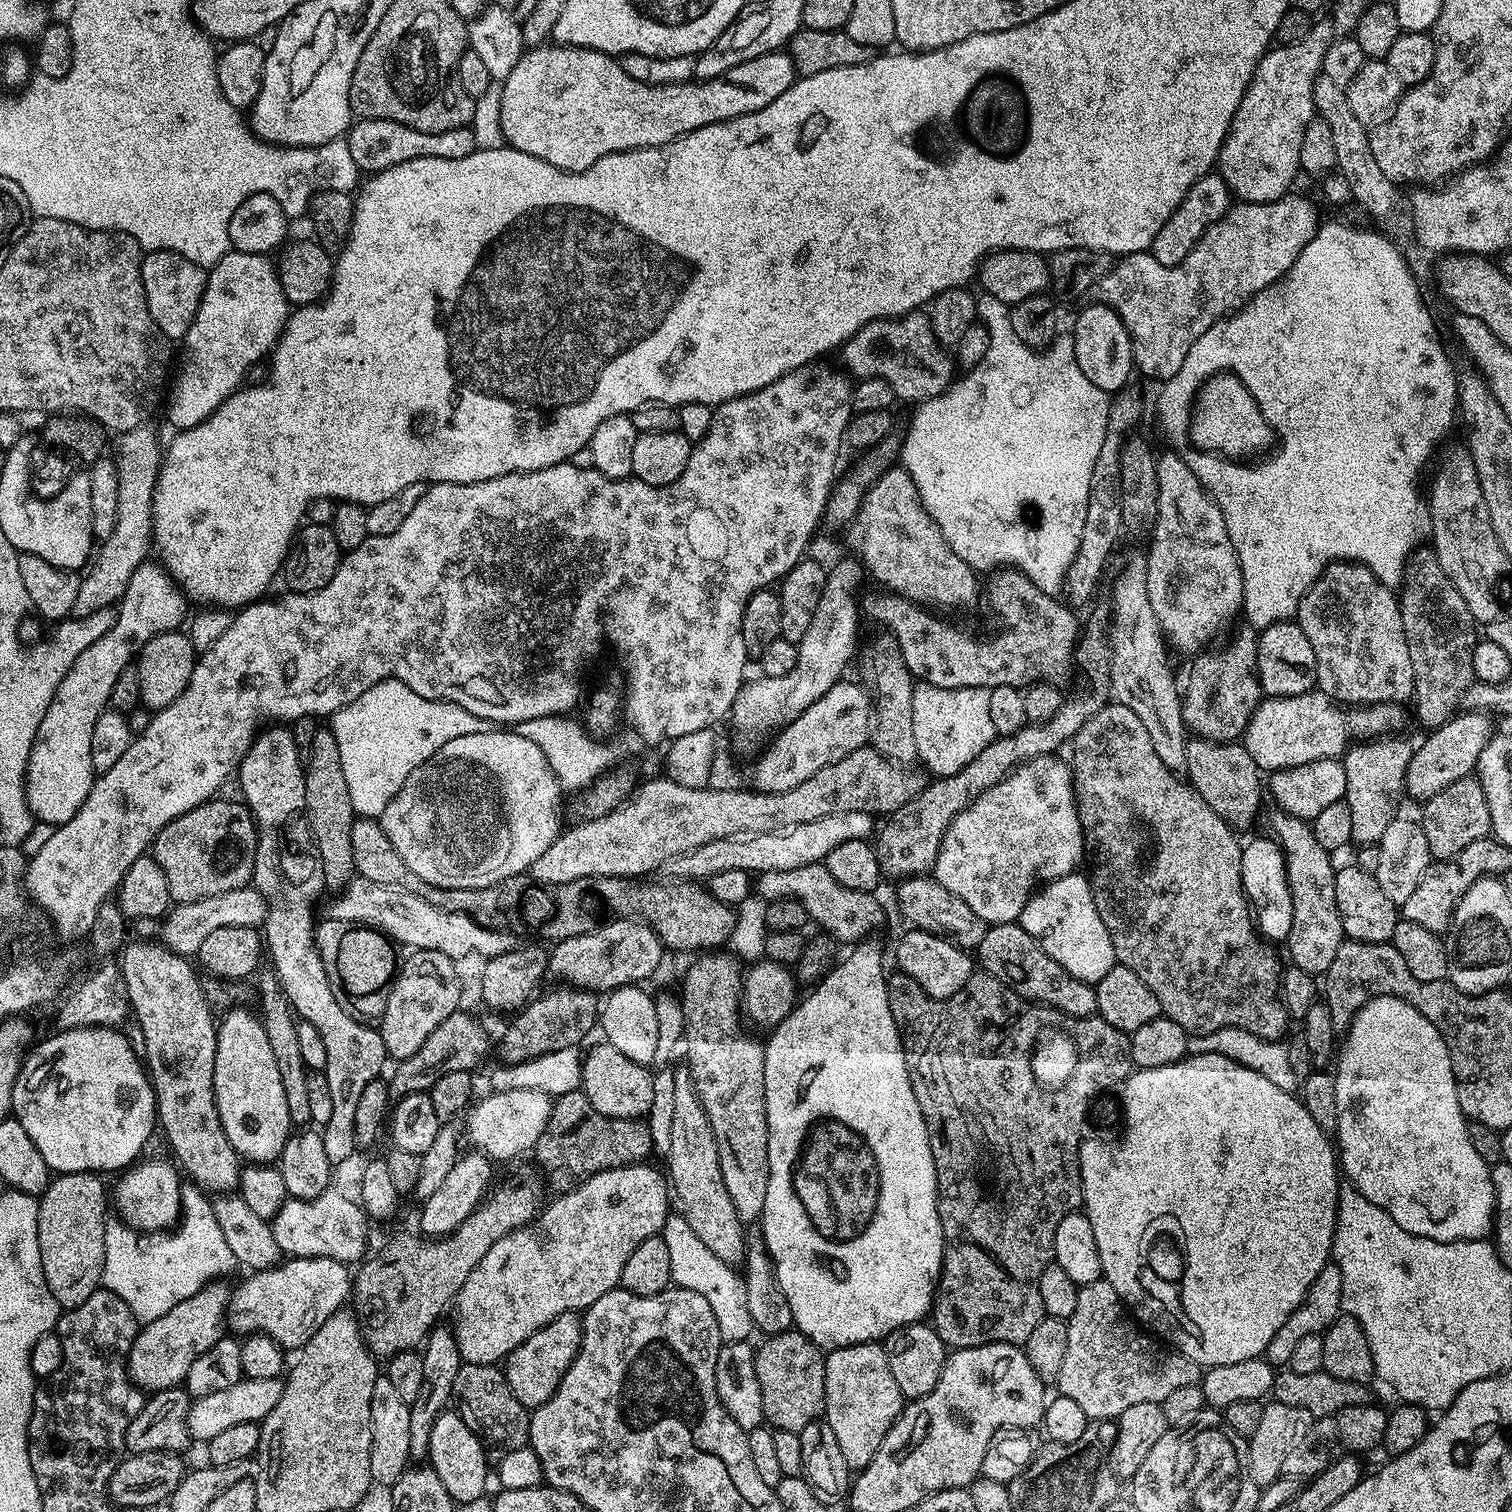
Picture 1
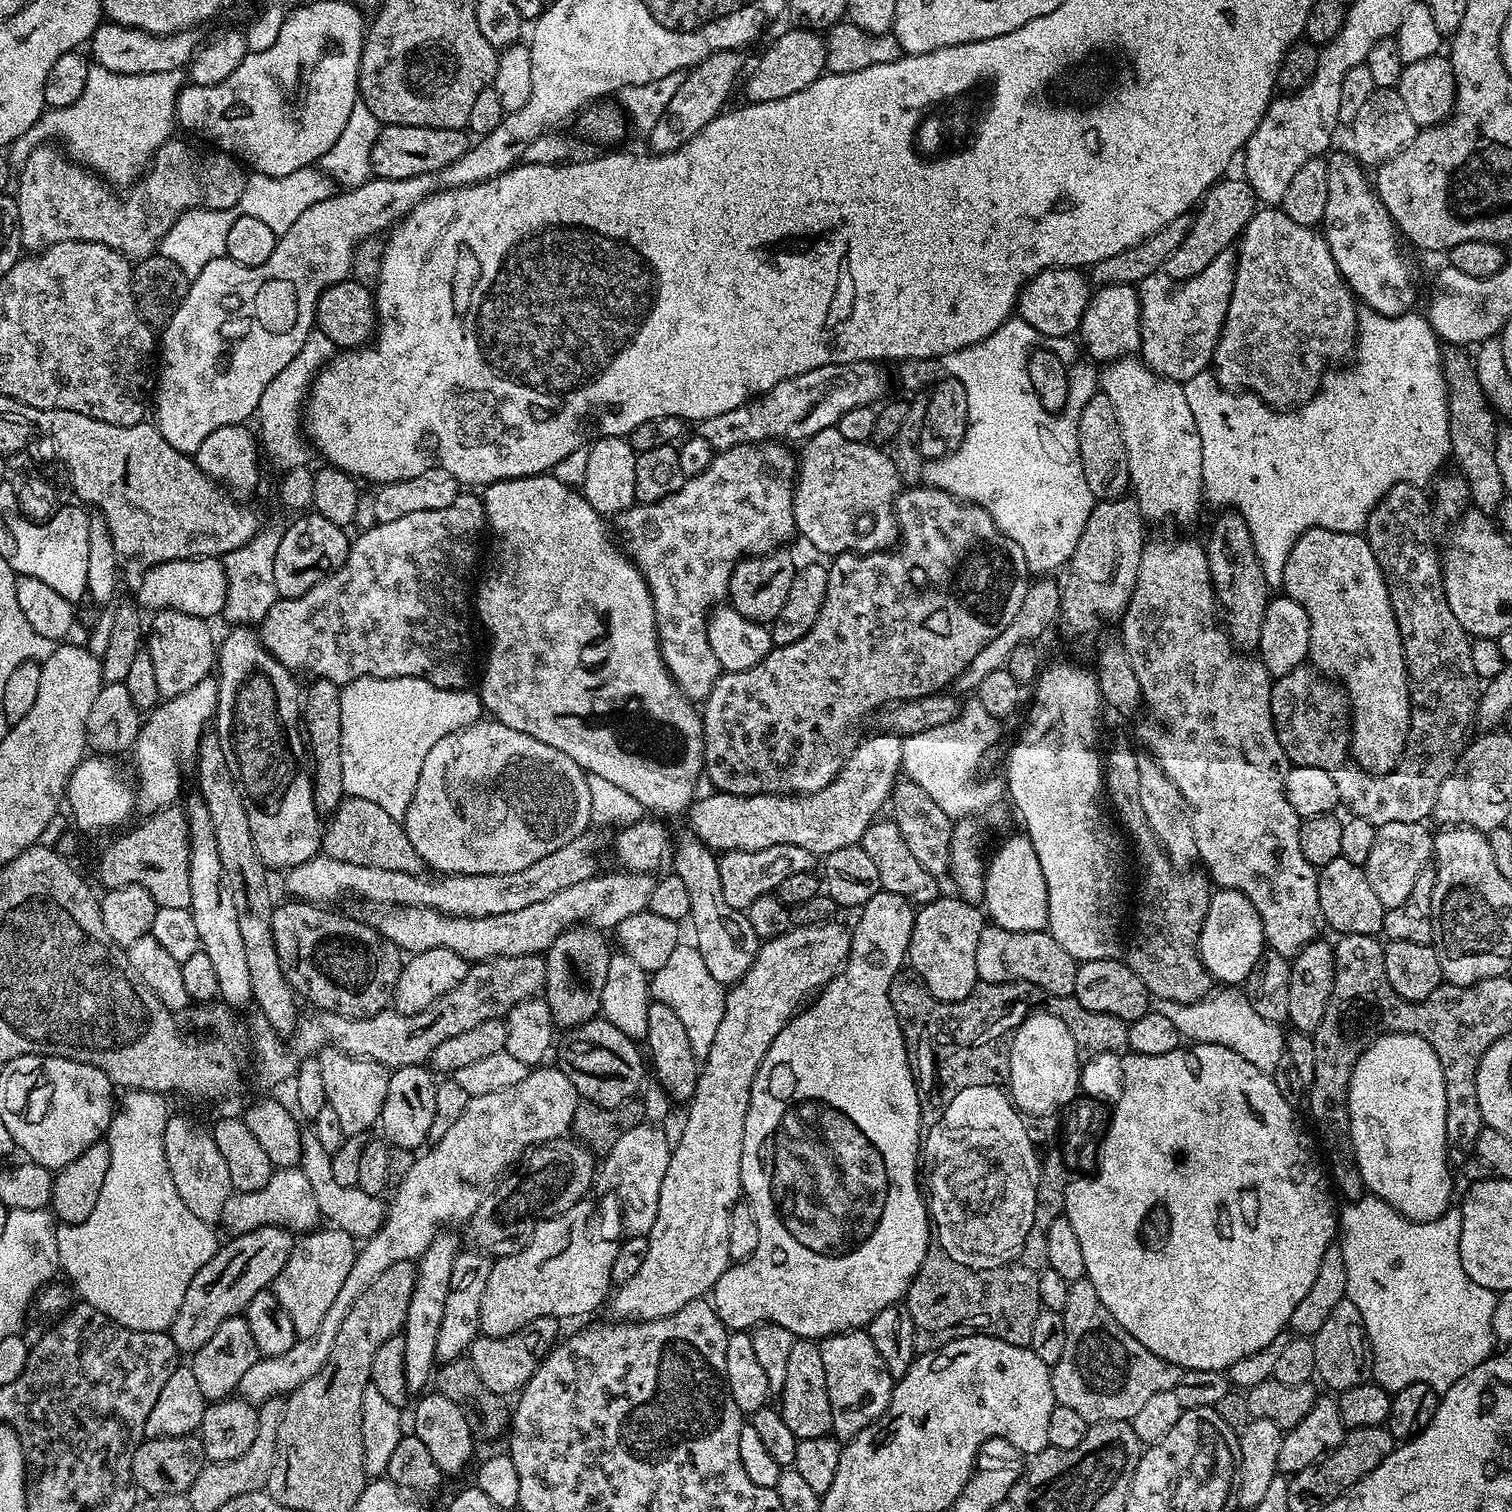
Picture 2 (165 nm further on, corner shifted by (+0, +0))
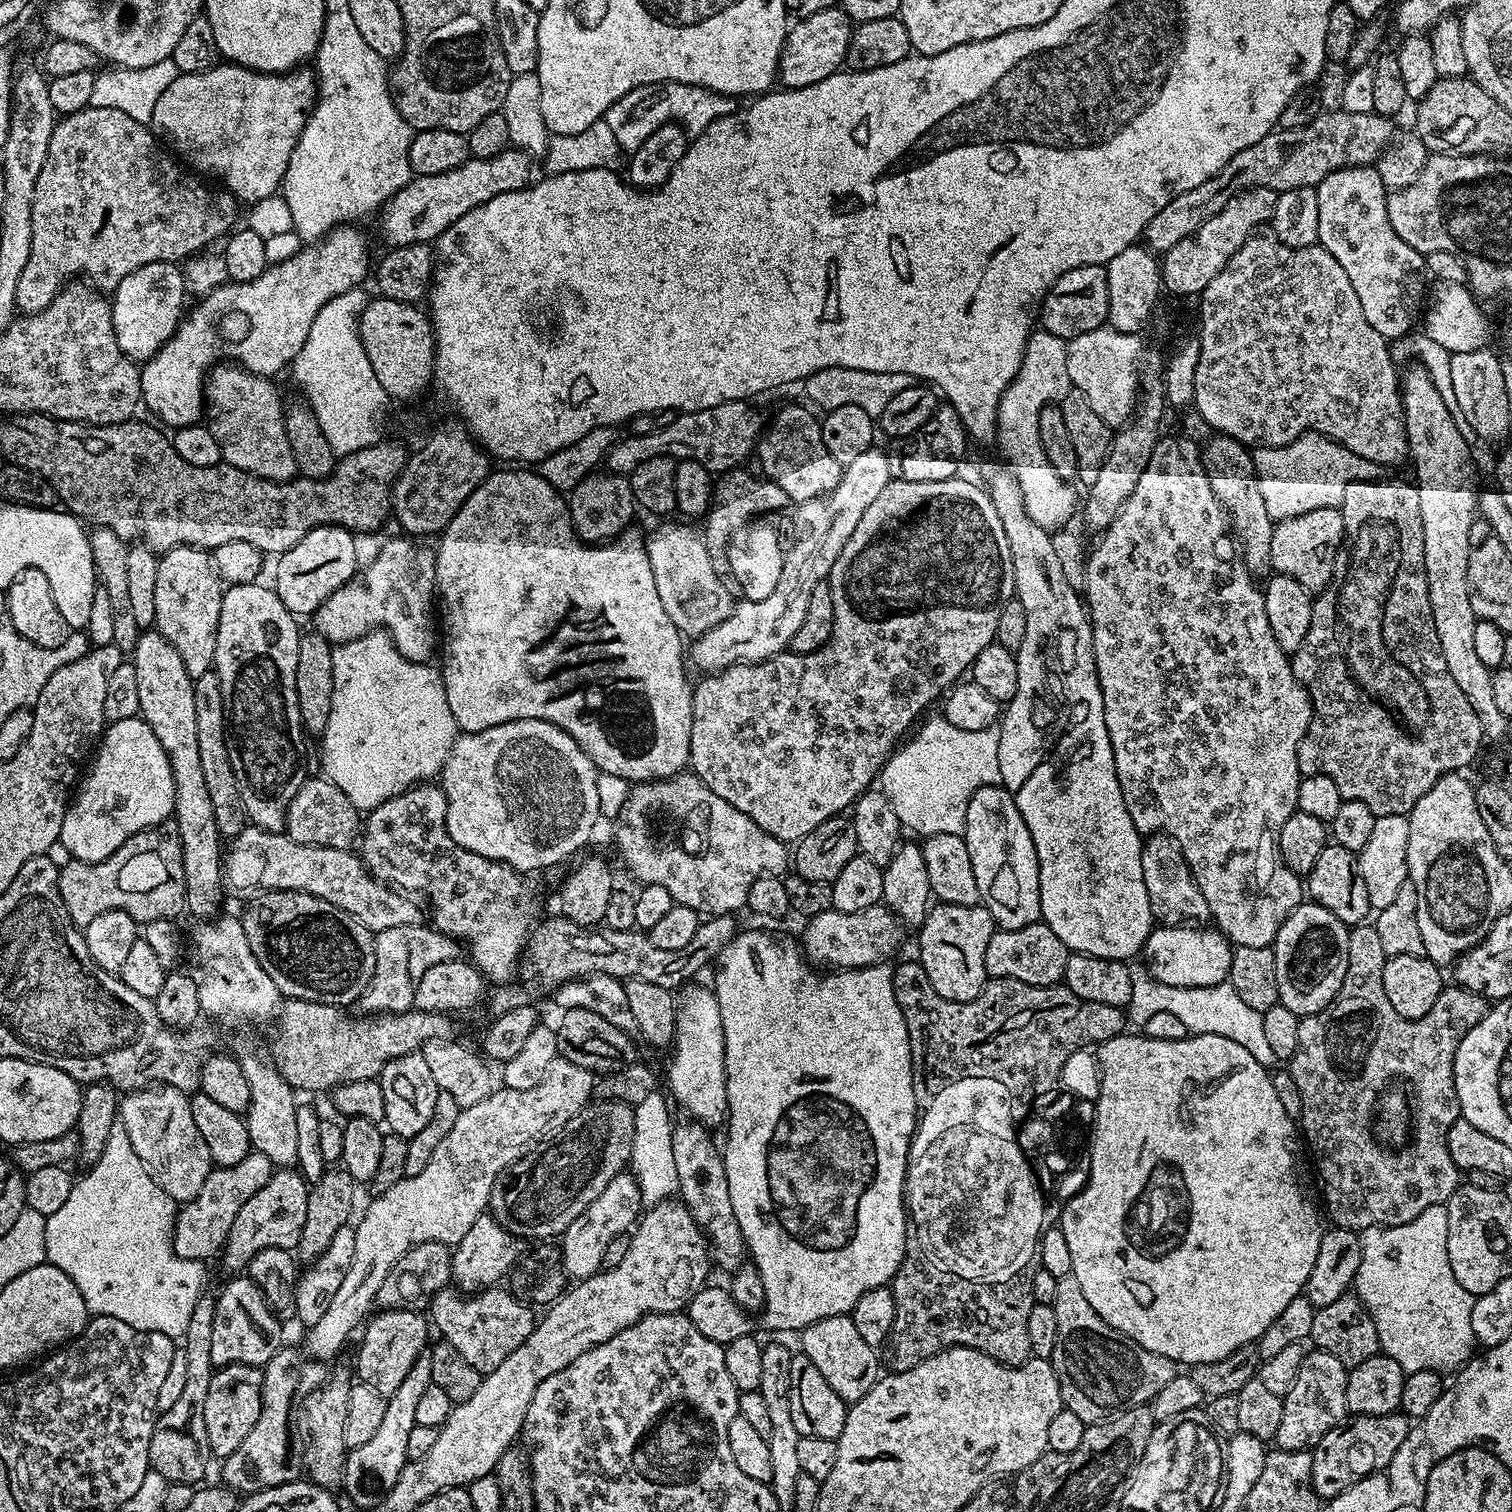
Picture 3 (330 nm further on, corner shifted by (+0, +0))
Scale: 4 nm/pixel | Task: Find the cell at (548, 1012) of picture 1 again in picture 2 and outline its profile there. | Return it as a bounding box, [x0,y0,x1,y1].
[542,926,613,1029]

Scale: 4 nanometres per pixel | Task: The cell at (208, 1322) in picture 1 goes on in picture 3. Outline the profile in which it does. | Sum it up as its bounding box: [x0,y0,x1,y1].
[222,1168,309,1273]

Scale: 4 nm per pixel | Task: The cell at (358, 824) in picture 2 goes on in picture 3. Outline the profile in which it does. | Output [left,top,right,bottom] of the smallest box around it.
[285,776,362,849]

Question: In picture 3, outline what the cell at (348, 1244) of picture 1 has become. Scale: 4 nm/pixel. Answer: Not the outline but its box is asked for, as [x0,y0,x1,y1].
[172,1150,273,1262]

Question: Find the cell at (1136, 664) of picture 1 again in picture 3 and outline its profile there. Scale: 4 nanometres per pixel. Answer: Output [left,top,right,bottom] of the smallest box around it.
[1142,834,1209,926]

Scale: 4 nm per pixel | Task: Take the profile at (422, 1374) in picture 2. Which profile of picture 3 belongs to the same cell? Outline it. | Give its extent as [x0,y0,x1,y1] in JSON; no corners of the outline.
[342,1354,432,1510]

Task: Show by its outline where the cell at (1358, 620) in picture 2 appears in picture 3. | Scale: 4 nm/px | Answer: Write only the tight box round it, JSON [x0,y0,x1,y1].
[1270,508,1345,590]

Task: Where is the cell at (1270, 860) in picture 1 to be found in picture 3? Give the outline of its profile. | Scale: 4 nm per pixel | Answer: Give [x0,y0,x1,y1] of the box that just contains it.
[1144,925,1232,988]

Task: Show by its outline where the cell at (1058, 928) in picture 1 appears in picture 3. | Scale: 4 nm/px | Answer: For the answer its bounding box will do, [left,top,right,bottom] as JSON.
[962,783,1041,929]

